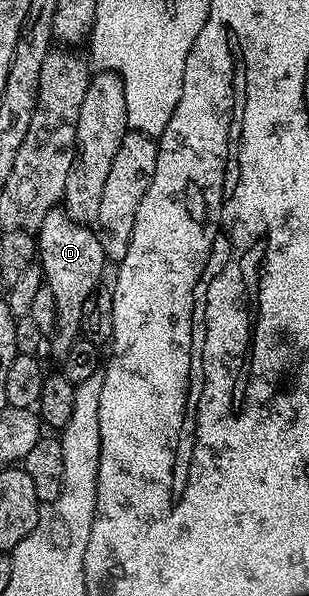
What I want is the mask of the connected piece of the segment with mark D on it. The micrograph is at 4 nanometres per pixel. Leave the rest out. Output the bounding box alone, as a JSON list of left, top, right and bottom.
[35,209,107,357]

